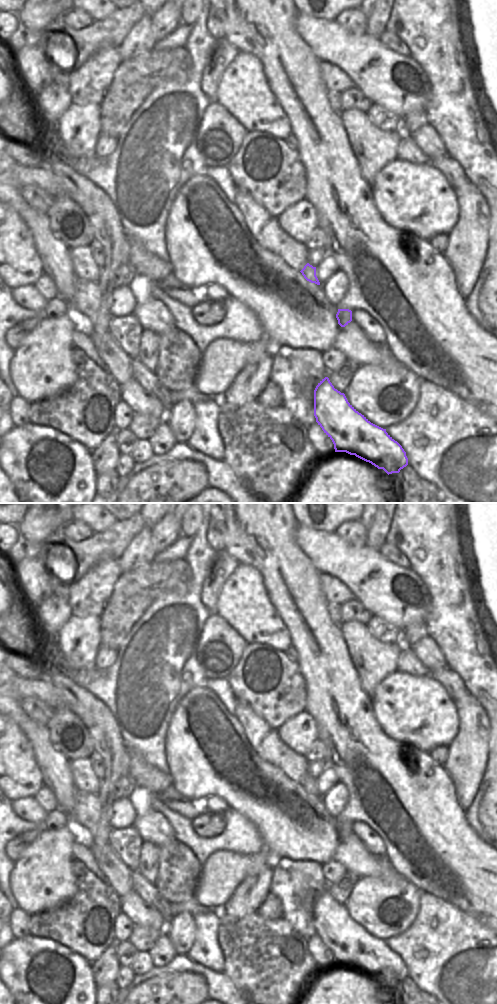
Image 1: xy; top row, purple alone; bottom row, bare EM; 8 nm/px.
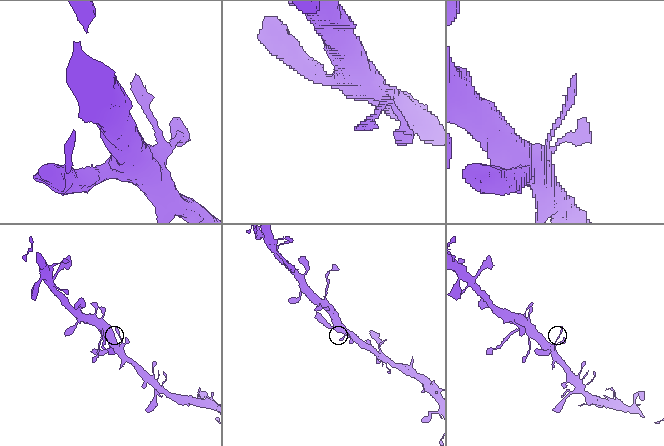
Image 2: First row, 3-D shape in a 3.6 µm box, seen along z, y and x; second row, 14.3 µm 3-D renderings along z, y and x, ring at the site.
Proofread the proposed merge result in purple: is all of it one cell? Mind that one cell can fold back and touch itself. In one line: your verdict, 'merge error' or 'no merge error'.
no merge error

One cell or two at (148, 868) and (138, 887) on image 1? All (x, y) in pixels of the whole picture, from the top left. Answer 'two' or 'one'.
two

